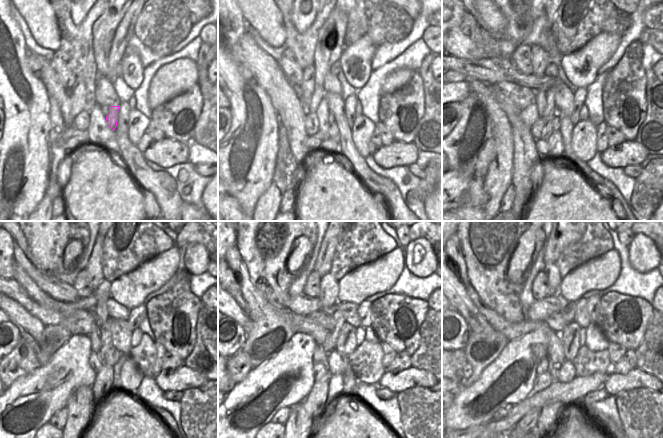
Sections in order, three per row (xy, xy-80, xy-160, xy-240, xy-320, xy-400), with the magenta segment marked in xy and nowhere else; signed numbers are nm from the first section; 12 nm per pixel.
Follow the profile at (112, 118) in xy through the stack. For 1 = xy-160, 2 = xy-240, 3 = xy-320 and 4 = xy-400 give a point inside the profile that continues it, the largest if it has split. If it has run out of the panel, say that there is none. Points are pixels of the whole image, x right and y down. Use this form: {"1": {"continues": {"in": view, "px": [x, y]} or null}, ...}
{"1": {"continues": {"in": "xy-160", "px": [555, 142]}}, "2": {"continues": {"in": "xy-240", "px": [103, 383]}}, "3": {"continues": {"in": "xy-320", "px": [314, 403]}}, "4": {"continues": {"in": "xy-400", "px": [528, 423]}}}

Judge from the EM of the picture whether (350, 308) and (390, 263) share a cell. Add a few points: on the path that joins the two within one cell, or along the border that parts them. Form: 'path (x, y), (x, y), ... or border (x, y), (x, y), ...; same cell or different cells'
border (338, 300), (341, 302), (353, 302), (357, 305); different cells

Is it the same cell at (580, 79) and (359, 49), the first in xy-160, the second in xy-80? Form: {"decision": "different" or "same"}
{"decision": "same"}

